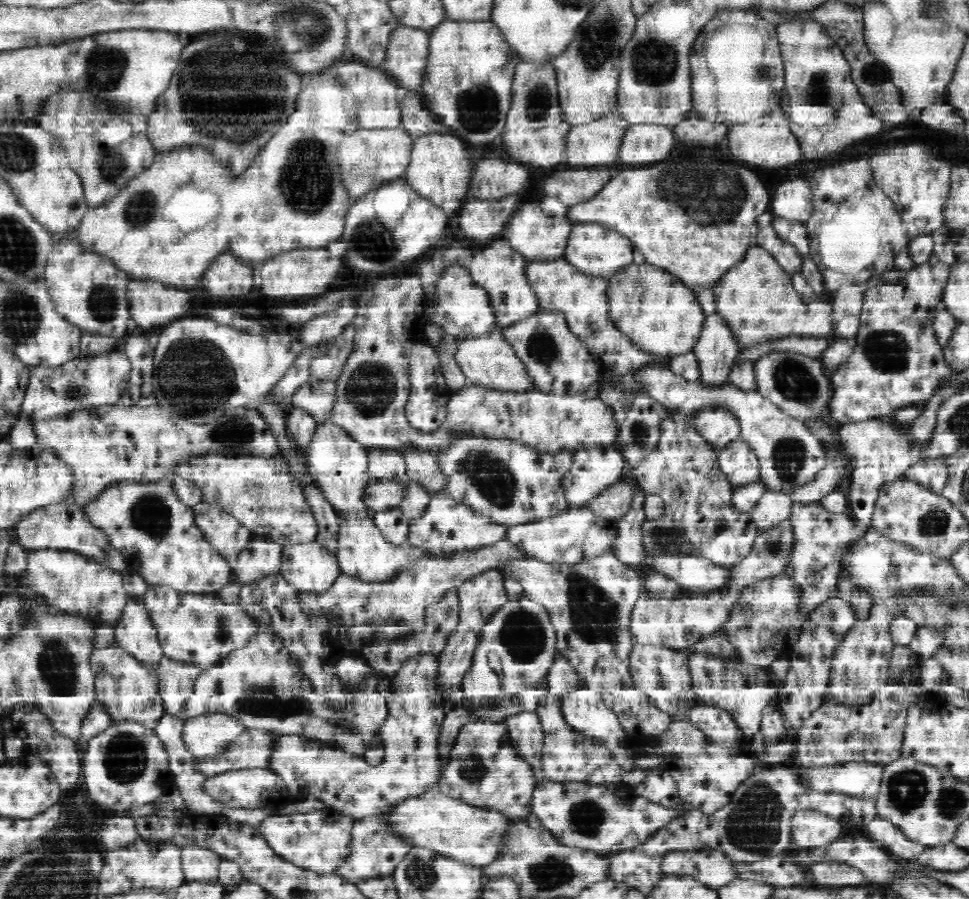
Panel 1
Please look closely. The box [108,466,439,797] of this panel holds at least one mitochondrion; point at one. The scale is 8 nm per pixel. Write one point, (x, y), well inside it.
(152, 513)

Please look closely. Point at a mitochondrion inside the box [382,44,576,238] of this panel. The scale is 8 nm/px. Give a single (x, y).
(479, 104)

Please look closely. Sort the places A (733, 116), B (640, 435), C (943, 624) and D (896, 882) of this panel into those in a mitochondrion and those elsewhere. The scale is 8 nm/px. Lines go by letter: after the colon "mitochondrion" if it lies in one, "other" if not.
A: other
B: mitochondrion
C: other
D: other

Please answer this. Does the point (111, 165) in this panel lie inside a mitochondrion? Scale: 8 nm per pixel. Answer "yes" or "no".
yes

